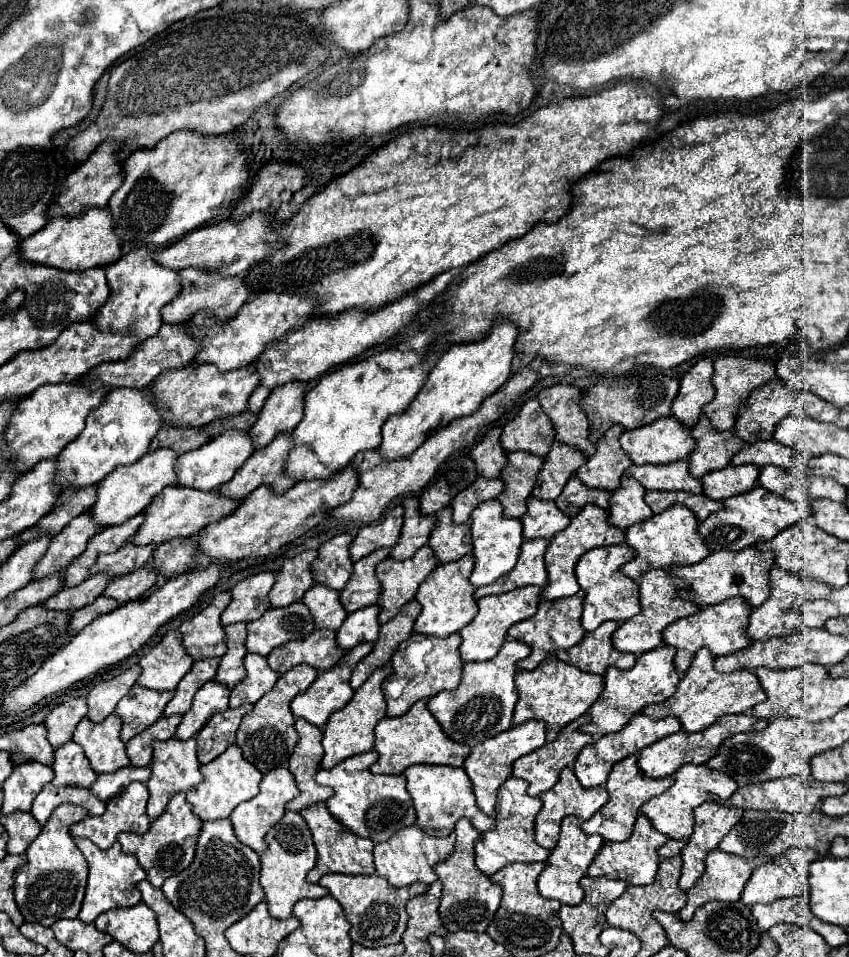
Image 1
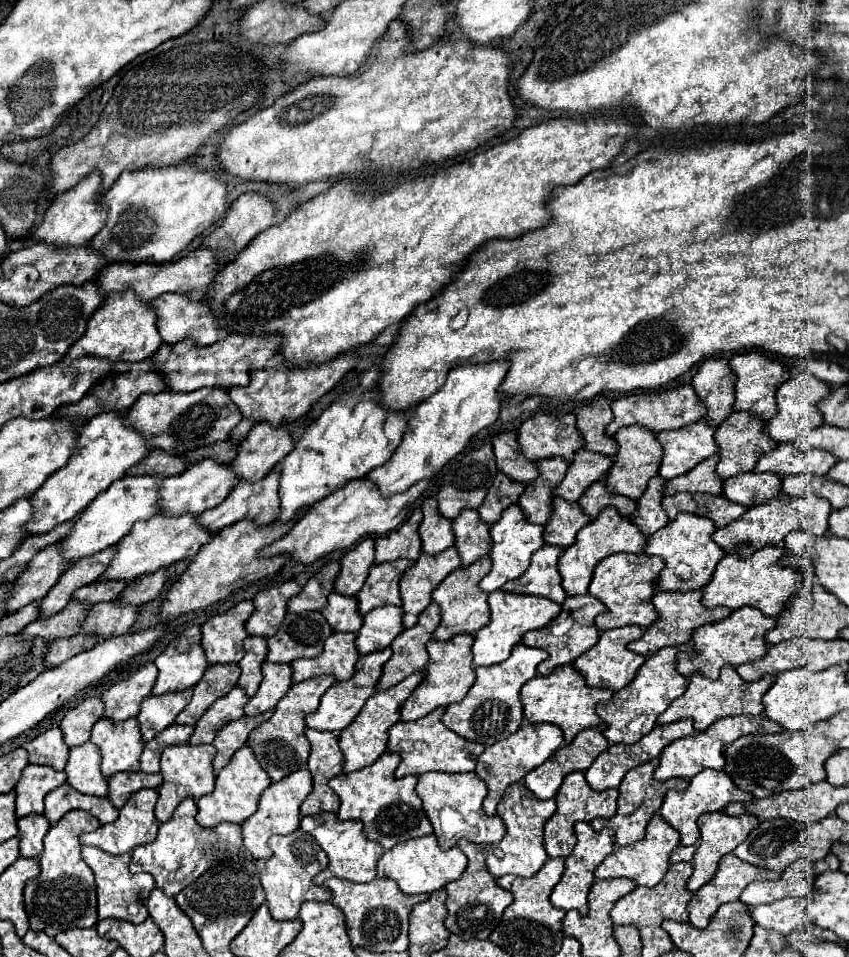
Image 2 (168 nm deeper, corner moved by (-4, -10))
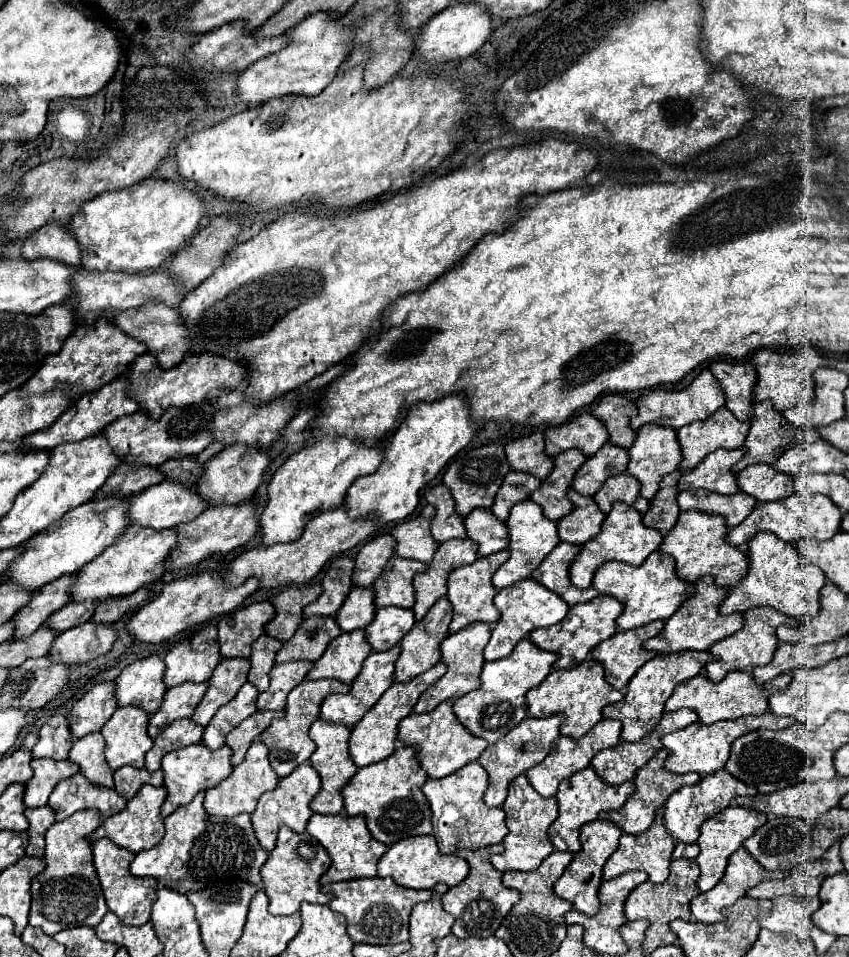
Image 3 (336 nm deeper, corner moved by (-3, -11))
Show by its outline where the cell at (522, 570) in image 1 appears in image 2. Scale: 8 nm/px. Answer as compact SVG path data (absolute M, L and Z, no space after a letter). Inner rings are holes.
M542 546L530 562L530 568L518 576L516 580L510 580L502 586L506 592L518 592L518 594L536 594L554 600L556 604L562 604L566 598L566 592L562 588L562 578L558 574L558 558L562 556L564 548L560 546Z

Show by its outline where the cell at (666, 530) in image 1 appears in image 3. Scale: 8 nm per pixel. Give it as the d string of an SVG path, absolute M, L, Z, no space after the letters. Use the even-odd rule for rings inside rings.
M685 511L679 515L675 527L663 537L659 551L671 555L675 559L675 573L685 583L695 583L703 575L711 575L715 585L729 587L737 583L747 573L747 557L739 547L731 547L725 541L727 525L723 517L711 517L699 511Z

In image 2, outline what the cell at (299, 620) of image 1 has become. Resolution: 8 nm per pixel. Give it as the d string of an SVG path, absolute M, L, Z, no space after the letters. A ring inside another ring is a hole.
M322 612L288 614L280 632L268 638L268 662L292 662L296 658L314 658L322 652L324 640L332 634Z

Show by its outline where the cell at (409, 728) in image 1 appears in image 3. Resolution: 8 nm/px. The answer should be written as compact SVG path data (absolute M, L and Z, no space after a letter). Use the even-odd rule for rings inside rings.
M443 701L441 705L437 705L435 711L423 713L423 715L411 713L399 723L399 733L397 733L399 743L417 749L415 757L419 761L419 767L433 779L447 777L447 775L455 773L457 769L465 767L467 763L477 761L479 755L483 753L483 749L489 745L485 739L479 739L479 737L471 735L467 729L463 729L463 725L453 715L451 705L453 705L453 701Z

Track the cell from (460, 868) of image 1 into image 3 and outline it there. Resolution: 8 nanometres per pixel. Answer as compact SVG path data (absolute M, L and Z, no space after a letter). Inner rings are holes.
M491 845L491 847L481 847L477 851L471 849L457 849L455 855L463 857L469 863L469 875L457 885L451 887L443 897L443 909L447 913L451 913L455 919L455 925L451 929L451 933L455 937L491 937L497 927L501 925L501 921L505 919L505 915L509 913L509 909L519 901L519 893L515 893L515 889L507 889L501 883L501 873L493 869L489 857L493 853L501 853L503 847L501 845Z

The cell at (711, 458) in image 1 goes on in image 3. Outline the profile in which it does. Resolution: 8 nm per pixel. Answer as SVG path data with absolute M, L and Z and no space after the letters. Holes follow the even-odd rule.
M763 401L763 403L757 403L753 407L753 415L749 419L749 431L747 431L747 437L745 437L745 455L743 459L739 459L735 465L733 465L733 473L739 473L743 471L745 467L749 465L755 465L755 463L769 463L773 465L781 453L785 453L791 445L799 443L799 441L815 441L819 439L819 433L815 427L809 429L799 429L799 427L793 427L791 423L787 423L787 419L773 409L771 401Z

